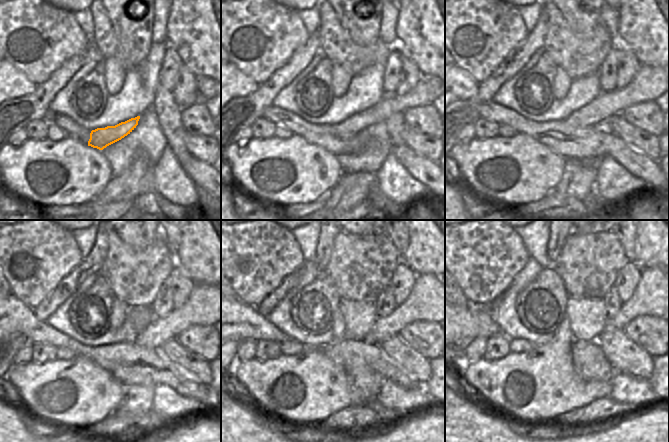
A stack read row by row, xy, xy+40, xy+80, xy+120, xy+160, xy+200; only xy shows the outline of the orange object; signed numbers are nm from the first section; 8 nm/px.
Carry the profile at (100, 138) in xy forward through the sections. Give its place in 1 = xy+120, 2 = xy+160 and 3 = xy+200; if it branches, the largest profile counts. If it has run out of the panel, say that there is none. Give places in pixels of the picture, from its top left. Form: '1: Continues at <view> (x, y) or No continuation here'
1: Continues at xy+120 (200, 309)
2: Continues at xy+160 (424, 303)
3: Continues at xy+200 (648, 299).

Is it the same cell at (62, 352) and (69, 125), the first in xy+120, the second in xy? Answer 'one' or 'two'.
two

